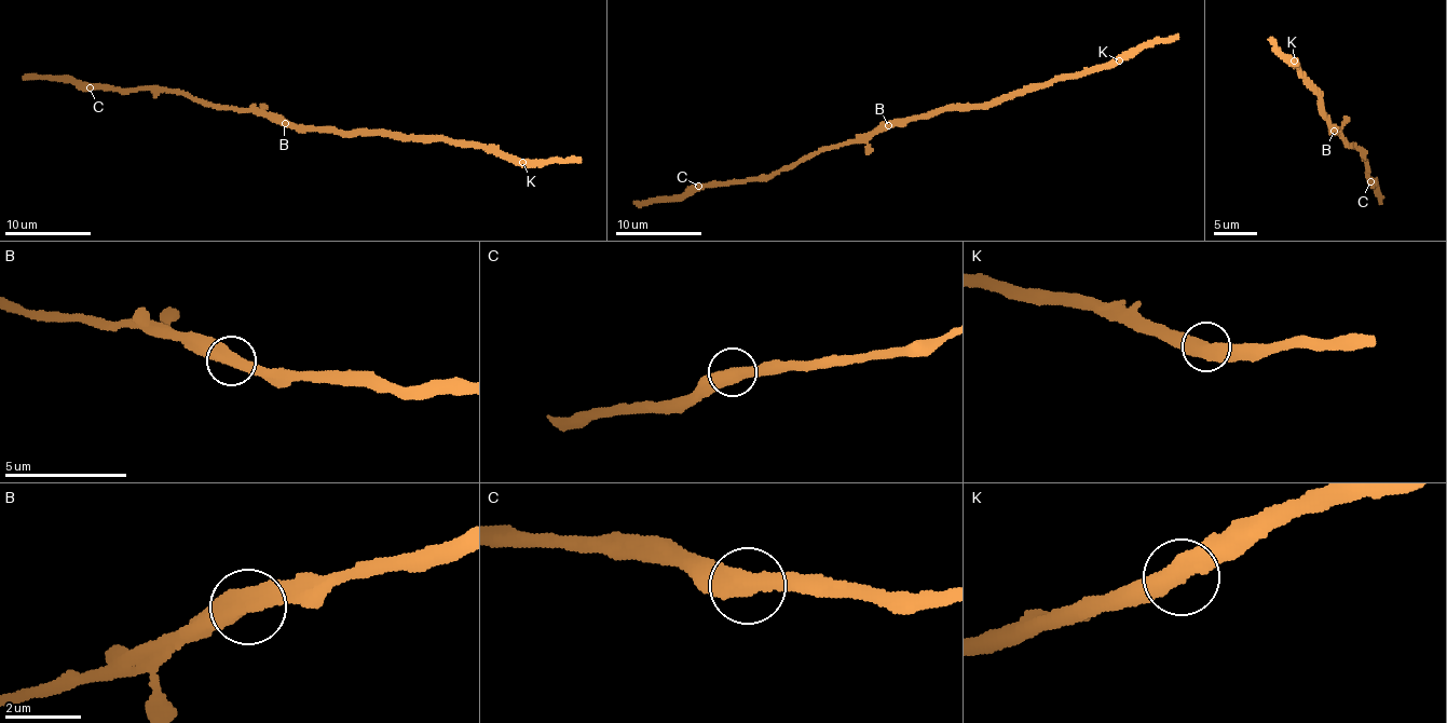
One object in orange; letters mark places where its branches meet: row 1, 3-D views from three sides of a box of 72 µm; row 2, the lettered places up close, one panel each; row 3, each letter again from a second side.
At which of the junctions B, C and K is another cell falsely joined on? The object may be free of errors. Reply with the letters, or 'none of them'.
none of them

